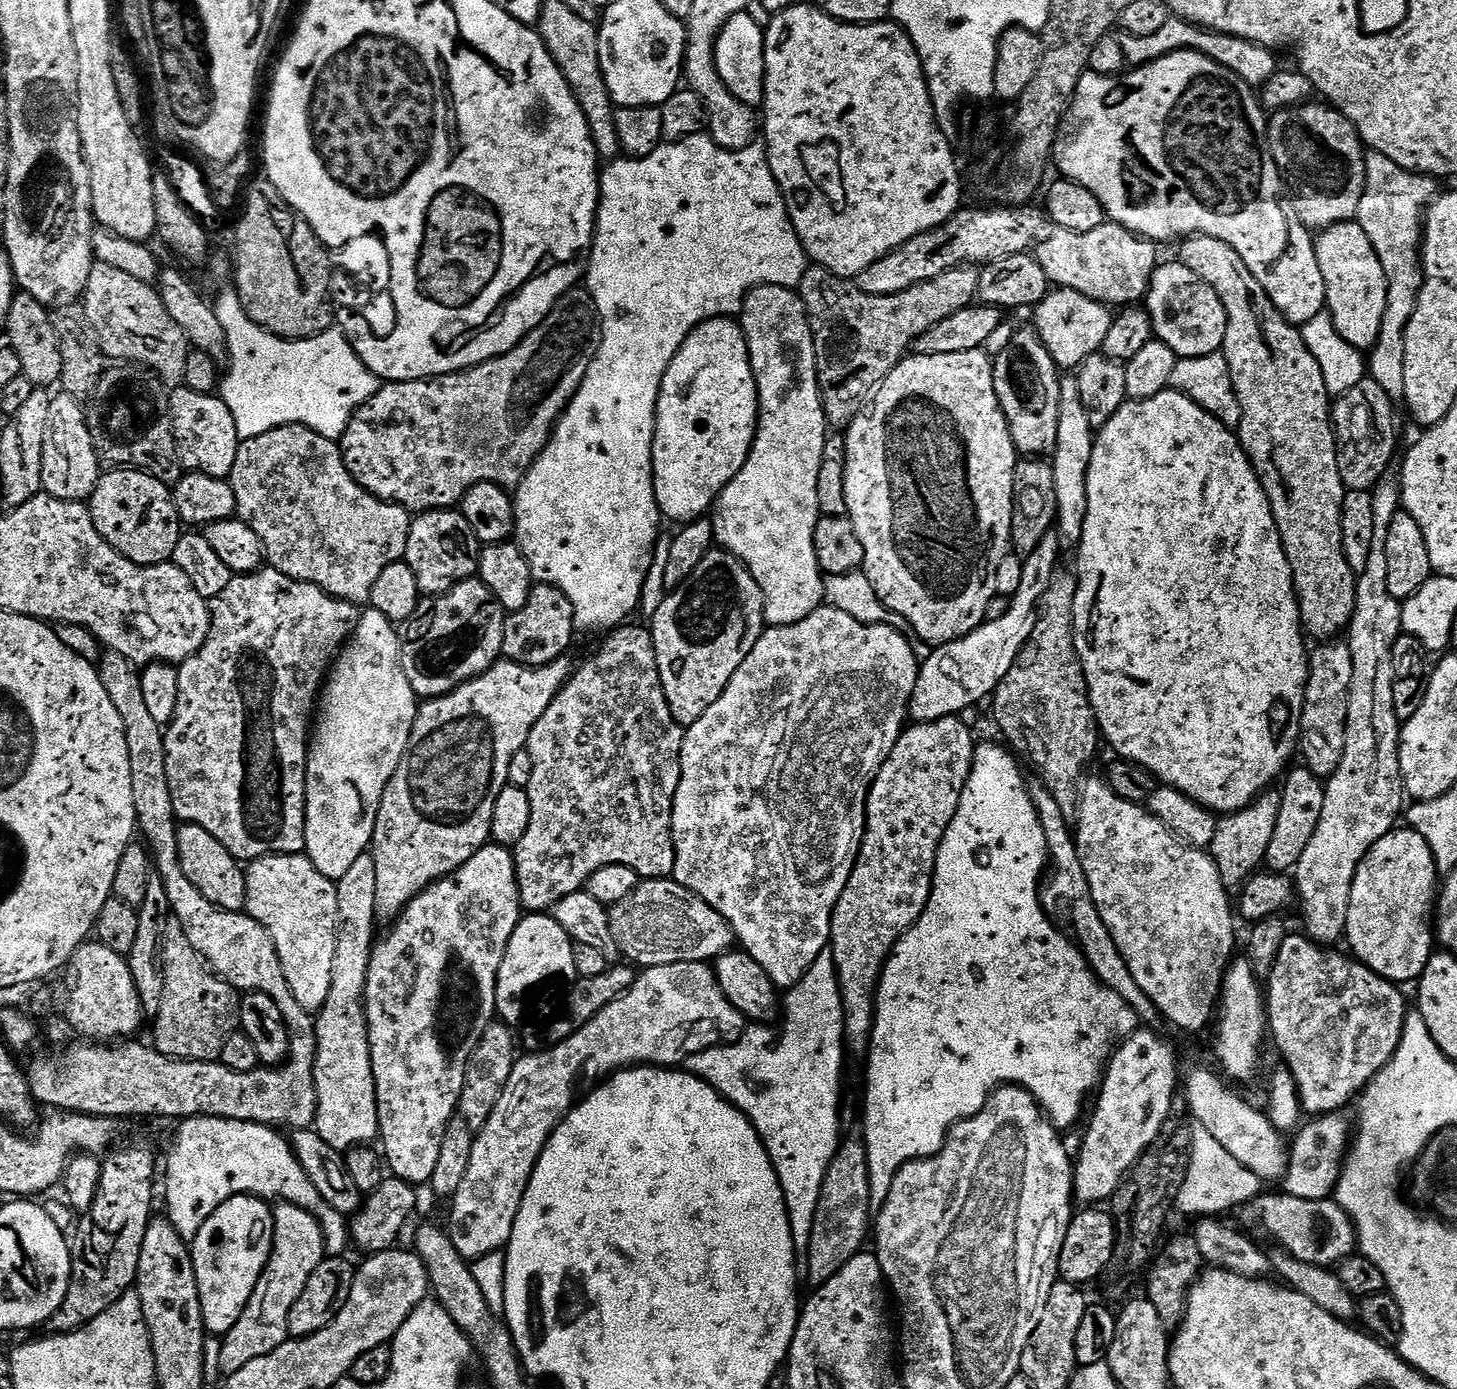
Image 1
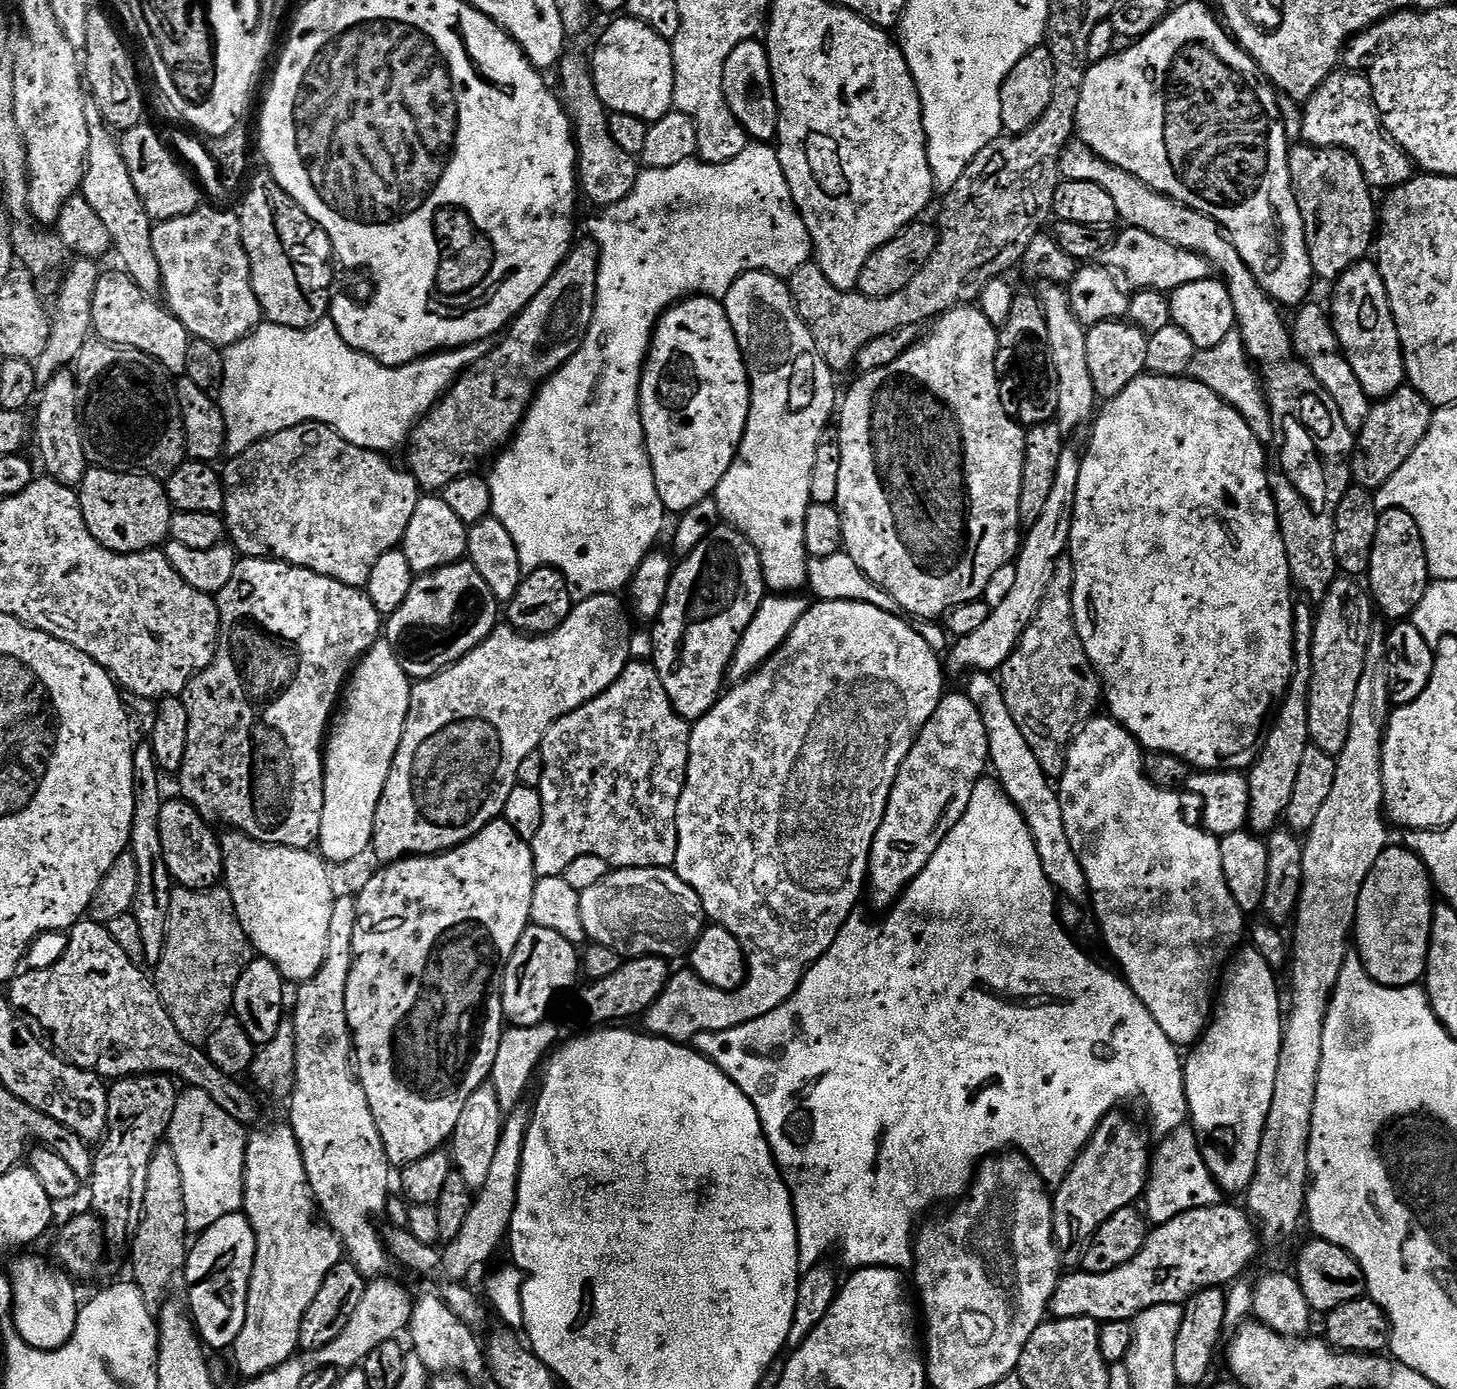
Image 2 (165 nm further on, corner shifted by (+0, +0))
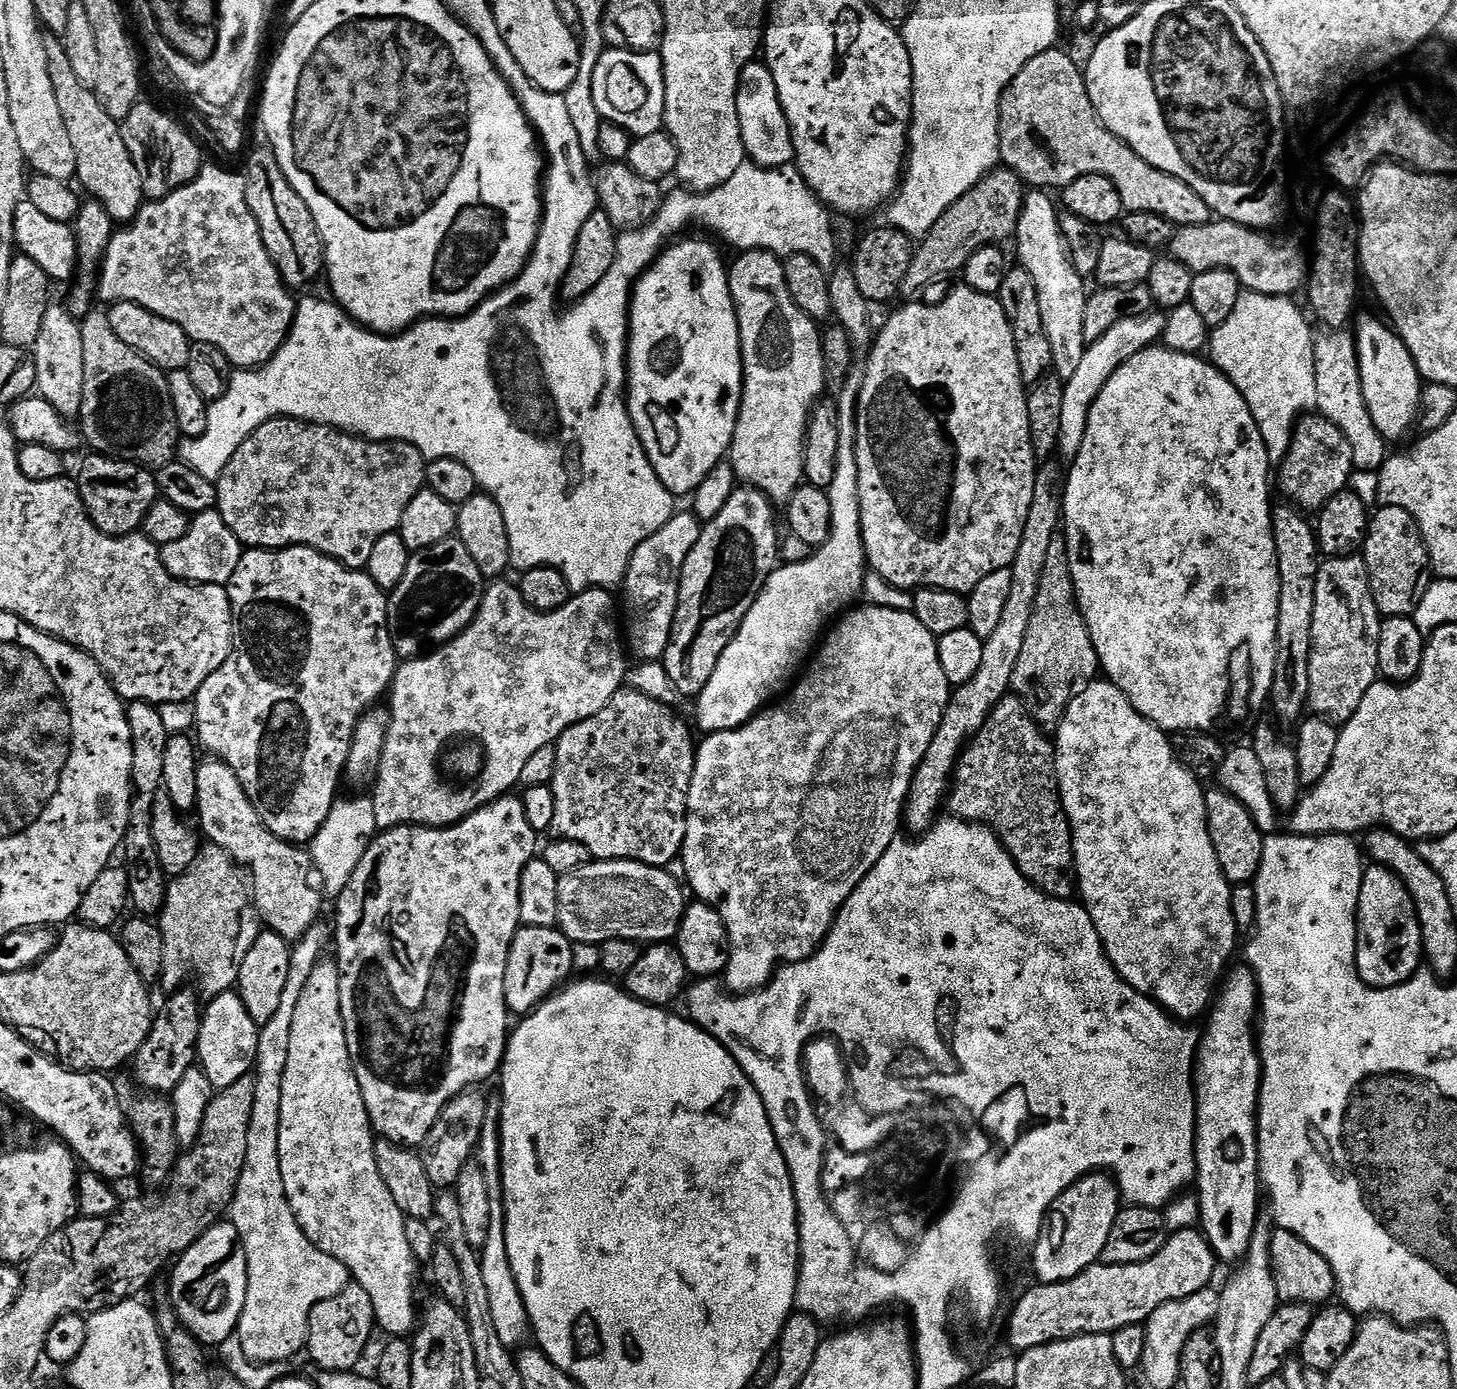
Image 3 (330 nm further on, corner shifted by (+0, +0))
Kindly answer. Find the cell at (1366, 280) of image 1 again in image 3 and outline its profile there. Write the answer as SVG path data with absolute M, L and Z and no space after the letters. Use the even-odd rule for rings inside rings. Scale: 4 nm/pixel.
M1372 316L1366 317L1360 325L1355 325L1354 335L1366 410L1370 410L1374 426L1378 426L1378 434L1382 434L1386 442L1392 442L1402 439L1411 430L1412 423L1420 412L1422 381L1420 371L1416 368L1414 358L1402 337L1396 335L1395 331L1381 320L1375 320Z

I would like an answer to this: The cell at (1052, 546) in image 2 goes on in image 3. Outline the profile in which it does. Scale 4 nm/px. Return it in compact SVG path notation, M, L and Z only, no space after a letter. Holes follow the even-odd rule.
M1160 310L1145 311L1143 314L1129 314L1123 320L1119 320L1098 342L1087 345L1082 354L1082 362L1074 378L1064 381L1064 393L1062 394L1062 426L1060 427L1059 455L1074 458L1078 450L1082 450L1082 438L1086 438L1086 422L1090 418L1090 406L1102 394L1102 386L1110 382L1110 378L1134 354L1153 347L1163 337L1164 327L1168 321L1167 315Z

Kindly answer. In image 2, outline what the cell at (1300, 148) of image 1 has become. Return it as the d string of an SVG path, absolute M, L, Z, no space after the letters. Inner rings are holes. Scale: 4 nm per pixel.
M1303 142L1297 143L1296 145L1289 151L1288 154L1288 165L1290 166L1290 170L1292 171L1292 186L1296 190L1296 201L1298 202L1298 206L1300 207L1300 213L1302 214L1302 218L1304 219L1304 233L1306 234L1306 246L1308 247L1309 260L1312 263L1313 273L1317 277L1320 276L1324 280L1329 280L1329 282L1335 281L1340 275L1343 274L1347 268L1352 267L1353 264L1363 261L1365 259L1364 251L1369 251L1370 248L1370 240L1368 244L1368 235L1373 235L1374 229L1378 224L1378 208L1377 205L1372 205L1372 196L1374 196L1373 189L1369 188L1368 183L1366 182L1366 178L1362 174L1362 168L1360 163L1356 161L1352 157L1352 153L1345 152L1342 148L1317 148L1312 147L1311 144L1306 144Z

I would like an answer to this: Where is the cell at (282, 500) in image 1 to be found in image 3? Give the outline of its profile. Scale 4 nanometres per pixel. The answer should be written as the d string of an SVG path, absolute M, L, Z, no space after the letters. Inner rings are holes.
M277 418L267 420L254 434L238 446L234 458L226 462L216 485L216 508L221 518L230 526L230 530L239 538L245 549L262 548L265 550L279 550L281 548L313 548L323 556L337 560L348 568L357 570L367 569L370 565L370 554L374 554L381 547L386 534L397 531L402 522L402 514L406 514L406 506L414 502L414 498L426 486L426 458L414 446L403 442L381 442L366 440L362 436L353 436L350 432L342 432L339 428L331 428L329 424L310 424L307 420L290 420Z

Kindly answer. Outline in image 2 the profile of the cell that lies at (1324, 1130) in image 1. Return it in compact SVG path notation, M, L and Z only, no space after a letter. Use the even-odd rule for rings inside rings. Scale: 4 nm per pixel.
M1188 1126L1175 1128L1163 1137L1160 1149L1154 1152L1154 1168L1146 1189L1146 1216L1153 1225L1170 1222L1175 1216L1195 1208L1209 1208L1211 1204L1221 1203L1222 1189L1210 1174L1204 1161L1200 1141L1193 1129Z

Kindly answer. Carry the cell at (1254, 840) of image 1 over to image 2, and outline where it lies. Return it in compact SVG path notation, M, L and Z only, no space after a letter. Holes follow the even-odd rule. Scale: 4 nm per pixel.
M1297 607L1294 612L1294 647L1296 663L1292 670L1292 683L1284 693L1278 705L1278 715L1263 741L1258 752L1258 759L1247 773L1248 793L1248 824L1256 834L1268 834L1281 823L1282 817L1290 806L1290 794L1294 794L1294 782L1298 782L1298 770L1302 766L1302 754L1310 746L1308 735L1308 687L1312 681L1312 630L1314 627L1313 613Z

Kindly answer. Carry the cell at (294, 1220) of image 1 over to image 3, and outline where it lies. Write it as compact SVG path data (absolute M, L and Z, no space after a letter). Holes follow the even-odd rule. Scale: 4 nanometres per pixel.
M324 922L313 924L301 940L295 941L294 947L291 949L292 957L290 958L290 974L286 978L286 990L282 990L282 998L278 1002L278 1010L274 1010L267 1020L263 1021L260 1028L260 1037L258 1038L258 1054L256 1055L256 1066L254 1075L256 1077L256 1085L254 1086L254 1110L250 1114L250 1134L246 1138L246 1162L242 1170L242 1178L236 1187L236 1193L232 1199L230 1209L230 1223L237 1228L240 1235L242 1246L245 1248L246 1262L248 1263L248 1285L246 1286L246 1304L241 1312L239 1324L236 1327L235 1335L242 1338L242 1350L246 1354L248 1360L252 1360L256 1364L282 1364L291 1361L291 1356L296 1356L305 1351L308 1343L308 1319L314 1310L314 1306L318 1306L318 1302L326 1302L326 1298L334 1298L334 1294L338 1294L350 1282L348 1268L342 1266L342 1262L338 1262L334 1257L326 1255L322 1250L318 1250L310 1242L310 1238L306 1238L306 1234L302 1230L302 1226L298 1226L294 1210L290 1206L290 1202L286 1198L286 1190L282 1182L282 1166L280 1165L280 1151L278 1150L278 1130L280 1129L280 1103L282 1102L282 1074L286 1070L286 1054L290 1054L290 1026L294 1026L294 1010L298 1006L298 1000L302 998L302 990L306 987L306 981L310 979L310 974L314 974L314 966L318 966L321 960L325 959L327 950L334 940L334 932L331 927L328 928Z

